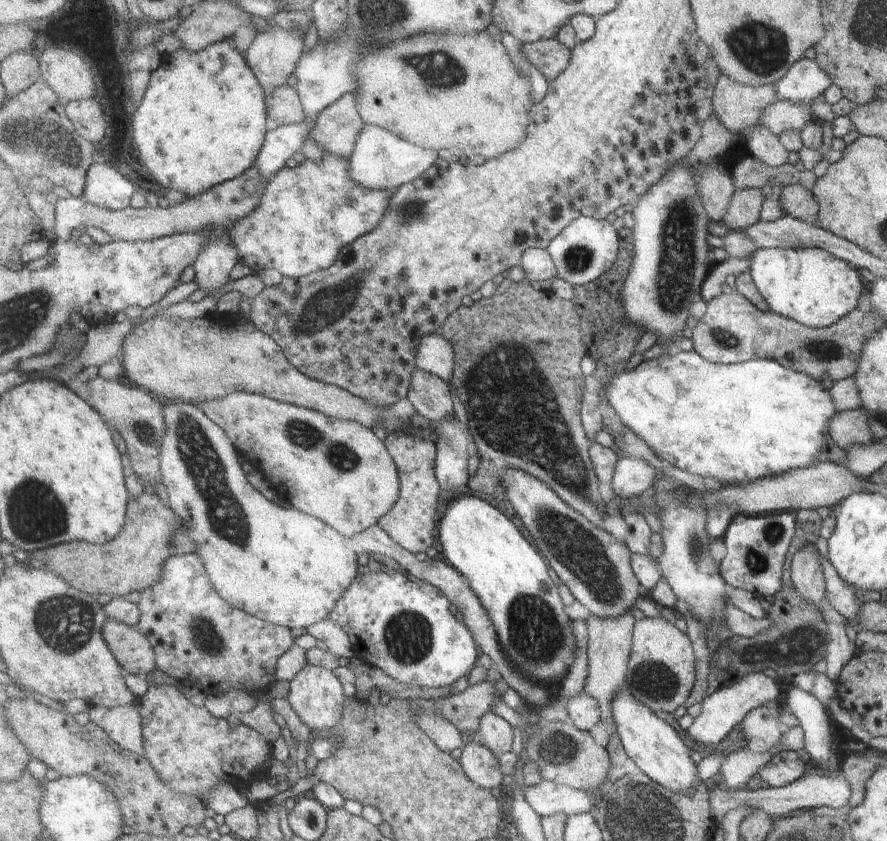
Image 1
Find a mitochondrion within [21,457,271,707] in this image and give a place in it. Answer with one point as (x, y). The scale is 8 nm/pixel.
(69, 627)

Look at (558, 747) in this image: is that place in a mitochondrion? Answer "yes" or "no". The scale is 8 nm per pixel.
yes

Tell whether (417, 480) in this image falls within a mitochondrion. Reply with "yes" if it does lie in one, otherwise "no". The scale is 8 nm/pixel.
no

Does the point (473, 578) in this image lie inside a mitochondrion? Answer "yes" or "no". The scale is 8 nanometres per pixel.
no

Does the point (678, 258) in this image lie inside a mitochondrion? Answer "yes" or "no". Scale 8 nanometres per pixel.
yes

